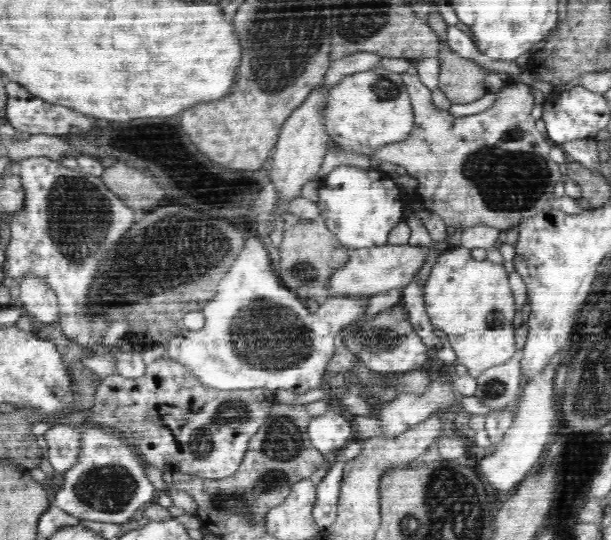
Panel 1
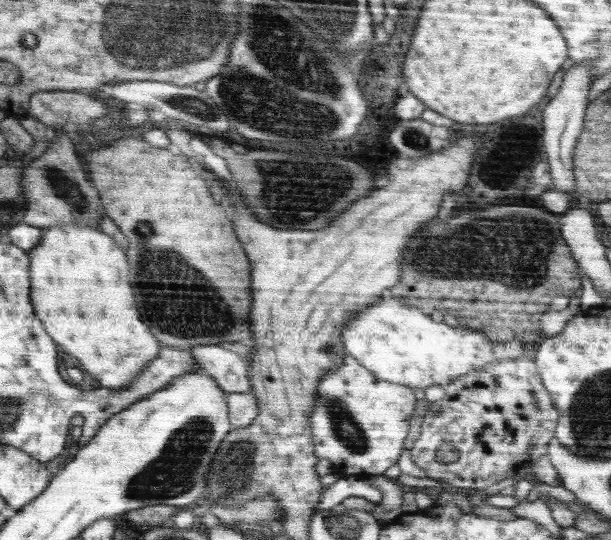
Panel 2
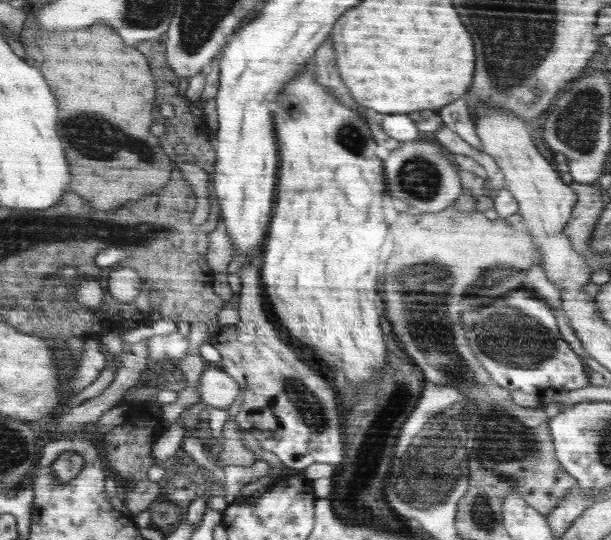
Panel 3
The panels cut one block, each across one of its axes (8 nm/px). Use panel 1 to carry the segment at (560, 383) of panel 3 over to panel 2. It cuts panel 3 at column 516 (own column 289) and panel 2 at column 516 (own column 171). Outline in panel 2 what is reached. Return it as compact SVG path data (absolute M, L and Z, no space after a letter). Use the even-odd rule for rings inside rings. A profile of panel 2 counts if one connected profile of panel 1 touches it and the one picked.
M392 298L378 300L367 308L355 312L344 327L342 342L346 355L355 357L364 368L371 370L380 380L401 384L421 392L428 386L447 385L472 371L504 360L518 359L529 354L537 344L520 343L512 340L506 343L492 341L481 331L472 328L450 328L441 322L434 322L410 304L392 304Z

